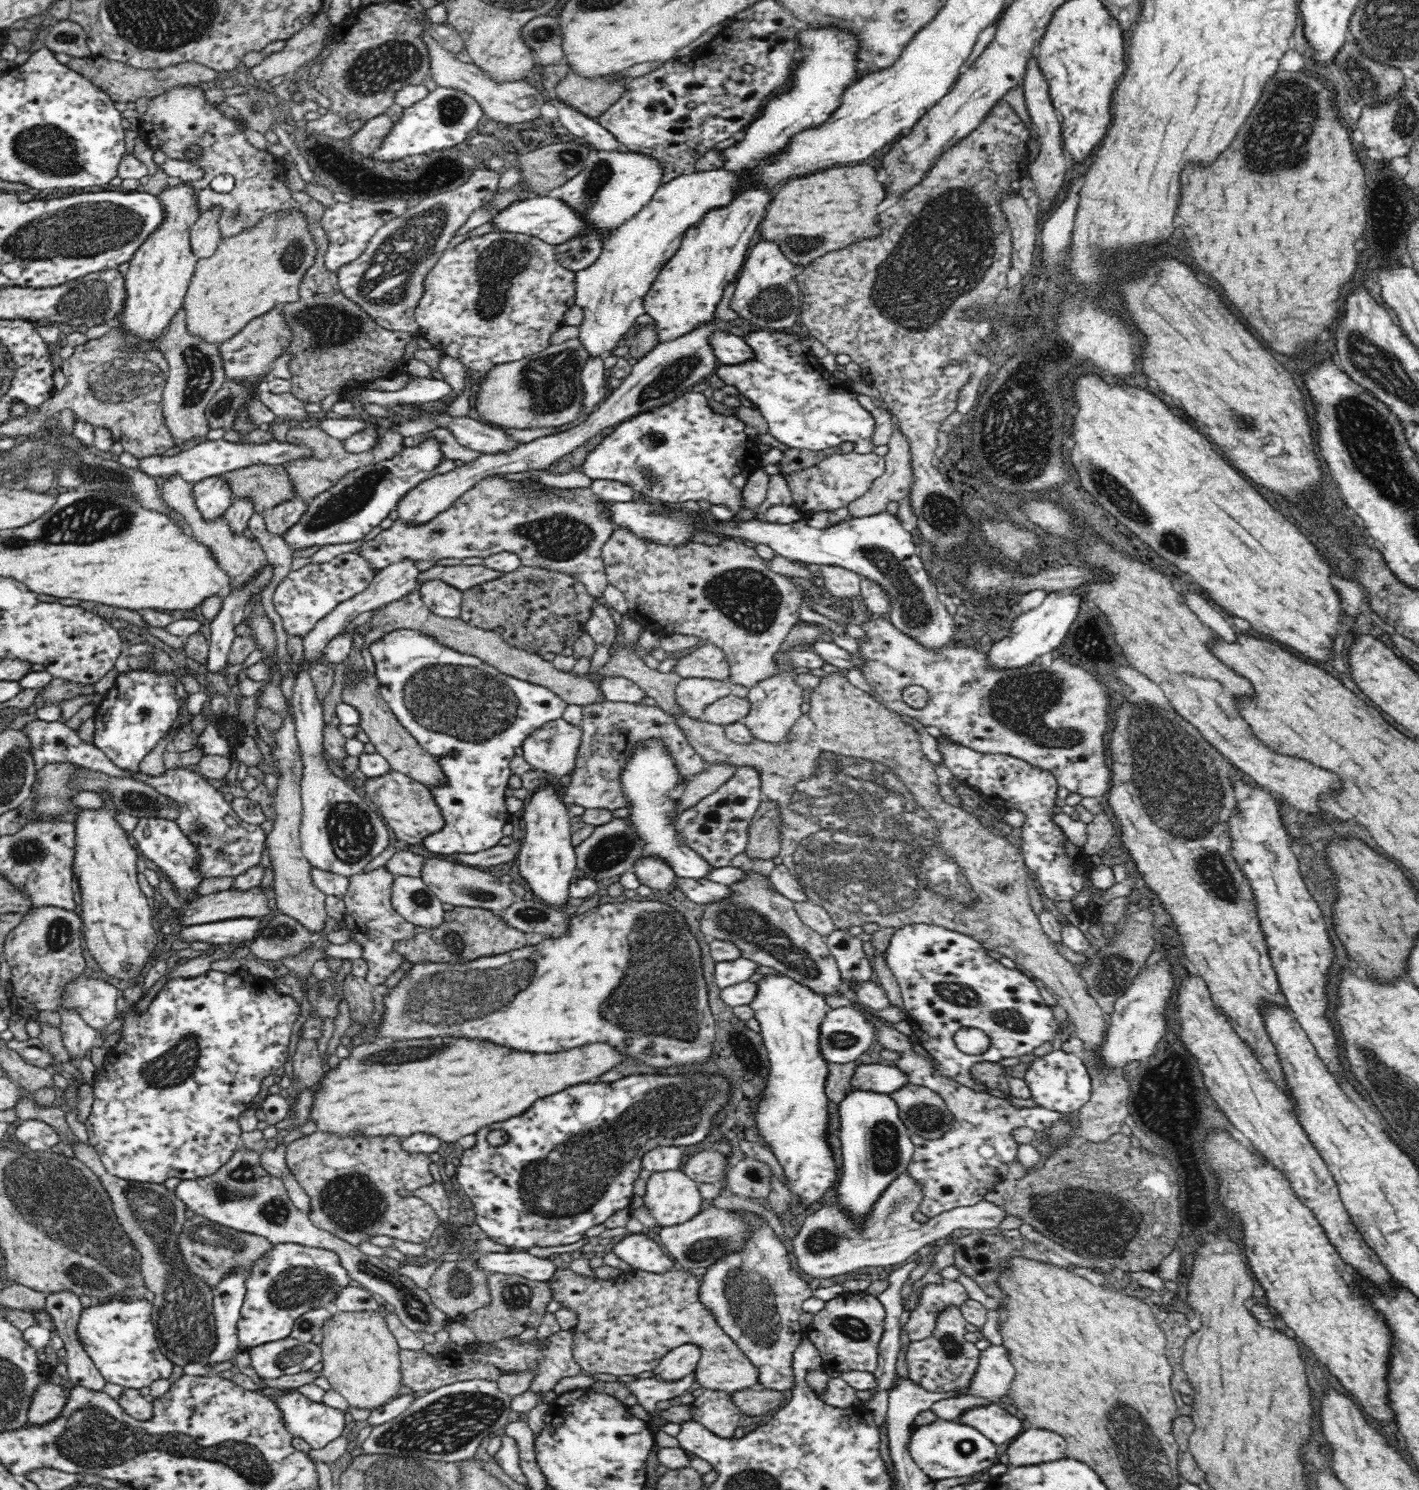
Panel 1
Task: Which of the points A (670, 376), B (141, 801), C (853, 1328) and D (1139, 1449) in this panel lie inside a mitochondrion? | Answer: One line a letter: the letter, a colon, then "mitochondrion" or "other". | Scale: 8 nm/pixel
A: mitochondrion
B: mitochondrion
C: mitochondrion
D: mitochondrion

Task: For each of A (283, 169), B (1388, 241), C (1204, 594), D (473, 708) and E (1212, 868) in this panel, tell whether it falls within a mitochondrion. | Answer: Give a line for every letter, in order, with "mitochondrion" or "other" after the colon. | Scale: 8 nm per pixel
A: other
B: other
C: other
D: mitochondrion
E: mitochondrion

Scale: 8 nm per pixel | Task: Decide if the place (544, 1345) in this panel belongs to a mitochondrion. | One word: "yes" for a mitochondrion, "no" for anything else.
no

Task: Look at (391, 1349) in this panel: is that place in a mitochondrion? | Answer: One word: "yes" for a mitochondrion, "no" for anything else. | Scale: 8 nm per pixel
no

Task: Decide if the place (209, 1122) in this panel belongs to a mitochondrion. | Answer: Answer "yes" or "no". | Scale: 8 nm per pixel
no

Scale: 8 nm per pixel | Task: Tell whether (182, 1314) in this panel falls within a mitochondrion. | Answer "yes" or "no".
yes

